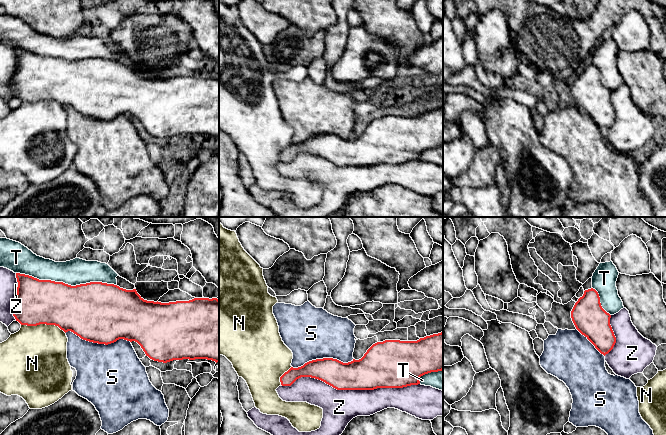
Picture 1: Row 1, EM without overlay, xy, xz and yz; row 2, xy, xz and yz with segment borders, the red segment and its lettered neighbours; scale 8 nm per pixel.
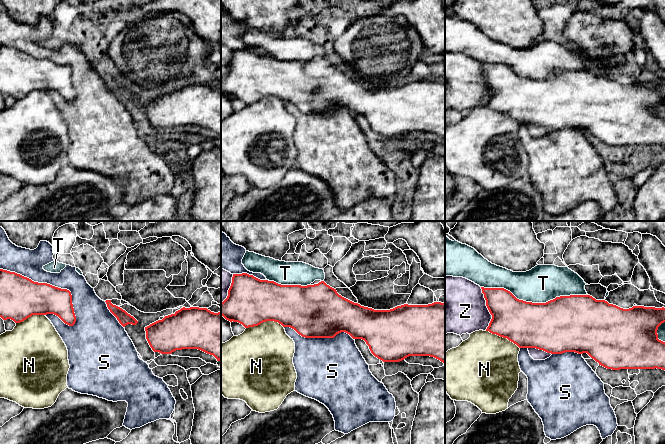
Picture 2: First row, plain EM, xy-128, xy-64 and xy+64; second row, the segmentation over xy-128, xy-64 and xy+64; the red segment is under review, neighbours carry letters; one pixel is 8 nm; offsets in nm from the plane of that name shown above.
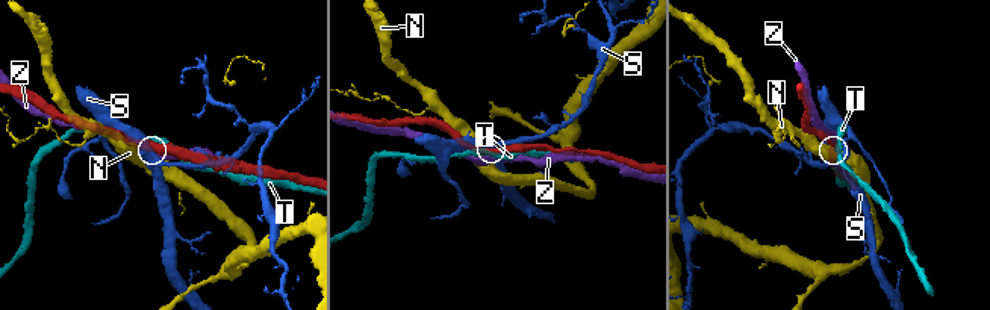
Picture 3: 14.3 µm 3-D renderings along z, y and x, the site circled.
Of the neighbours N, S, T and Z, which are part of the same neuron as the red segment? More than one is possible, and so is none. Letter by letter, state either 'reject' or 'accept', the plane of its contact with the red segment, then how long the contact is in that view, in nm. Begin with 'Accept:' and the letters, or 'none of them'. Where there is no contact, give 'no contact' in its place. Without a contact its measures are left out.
Accept: none of them
N: reject; contact in xy; length 360 nm
S: reject; contact in xy; length 550 nm
T: reject; contact in xy; length 800 nm
Z: reject; contact in xz; length 1100 nm

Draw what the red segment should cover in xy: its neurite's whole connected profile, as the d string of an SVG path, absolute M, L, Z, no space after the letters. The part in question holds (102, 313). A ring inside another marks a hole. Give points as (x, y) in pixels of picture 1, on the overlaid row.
M16 273L17 294L11 312L21 325L58 326L81 339L111 344L119 339L137 342L146 356L158 362L207 359L219 362L219 300L194 298L161 303L144 300L136 291L114 284L90 282L71 286L63 282L39 280Z

